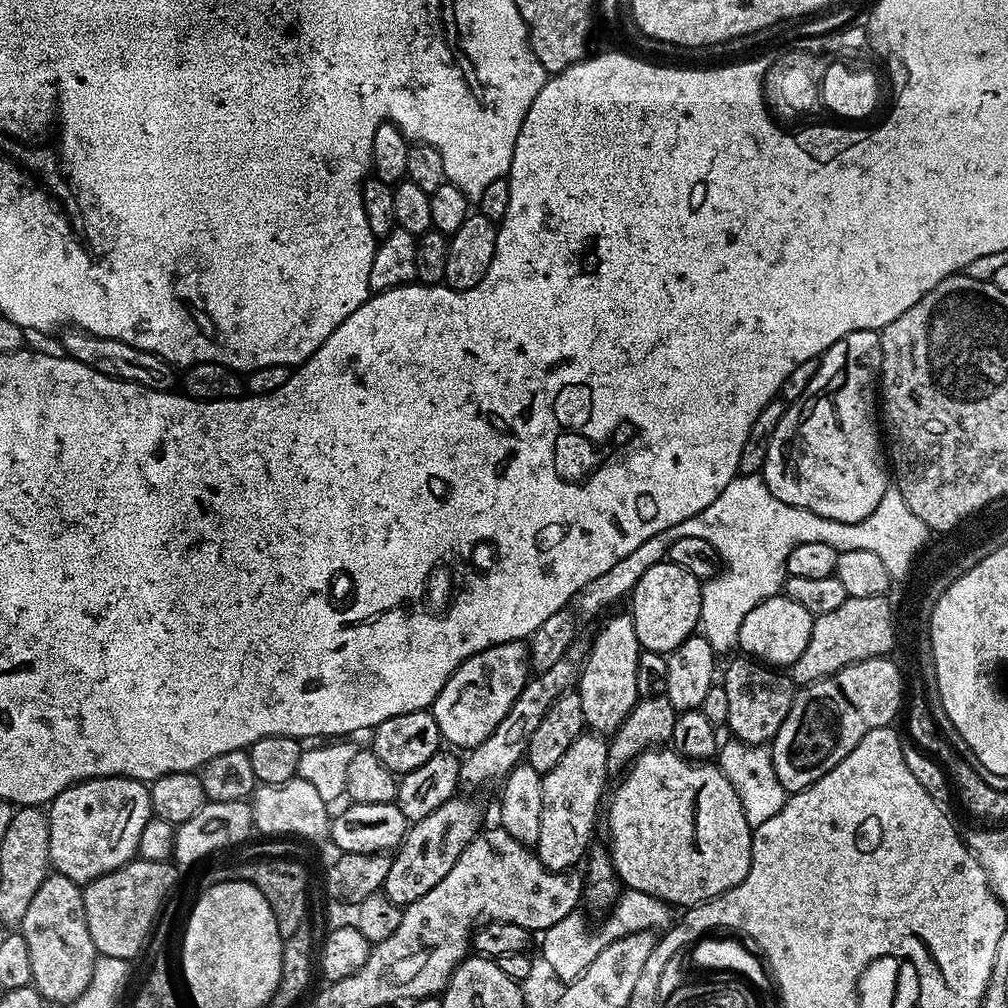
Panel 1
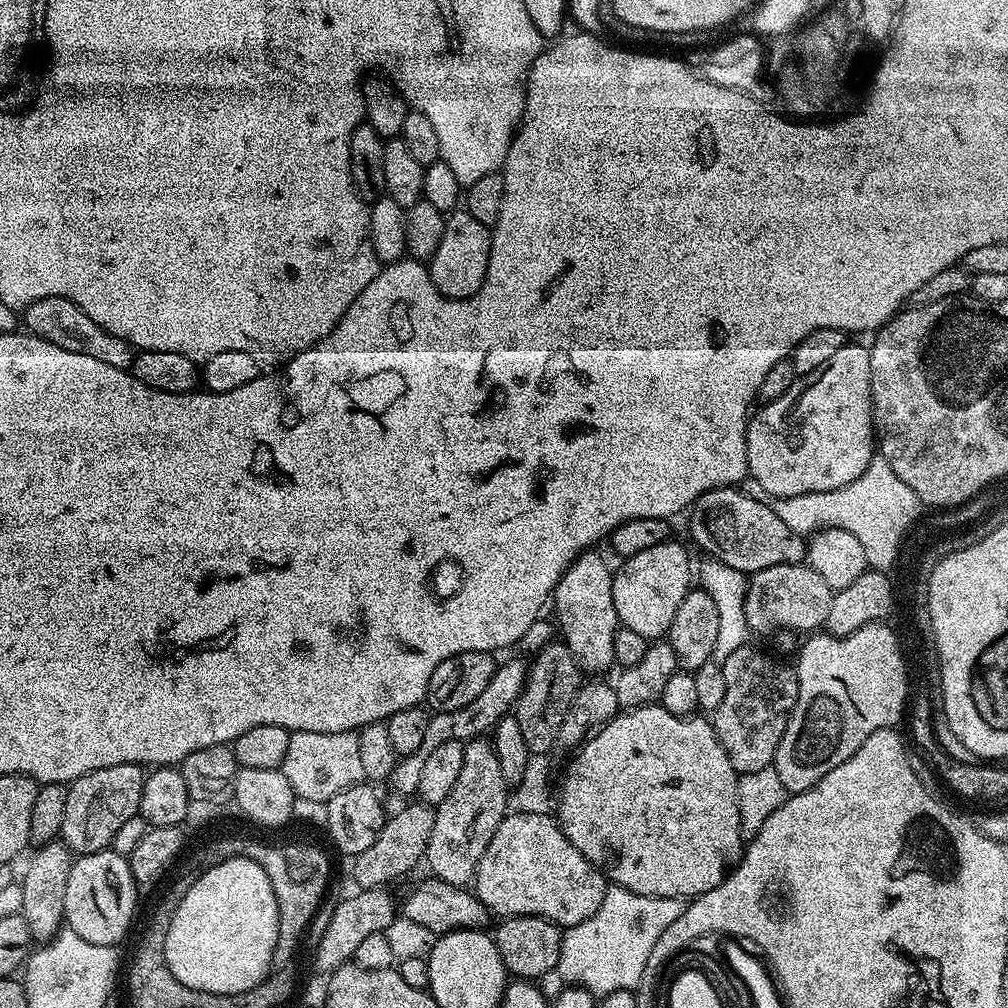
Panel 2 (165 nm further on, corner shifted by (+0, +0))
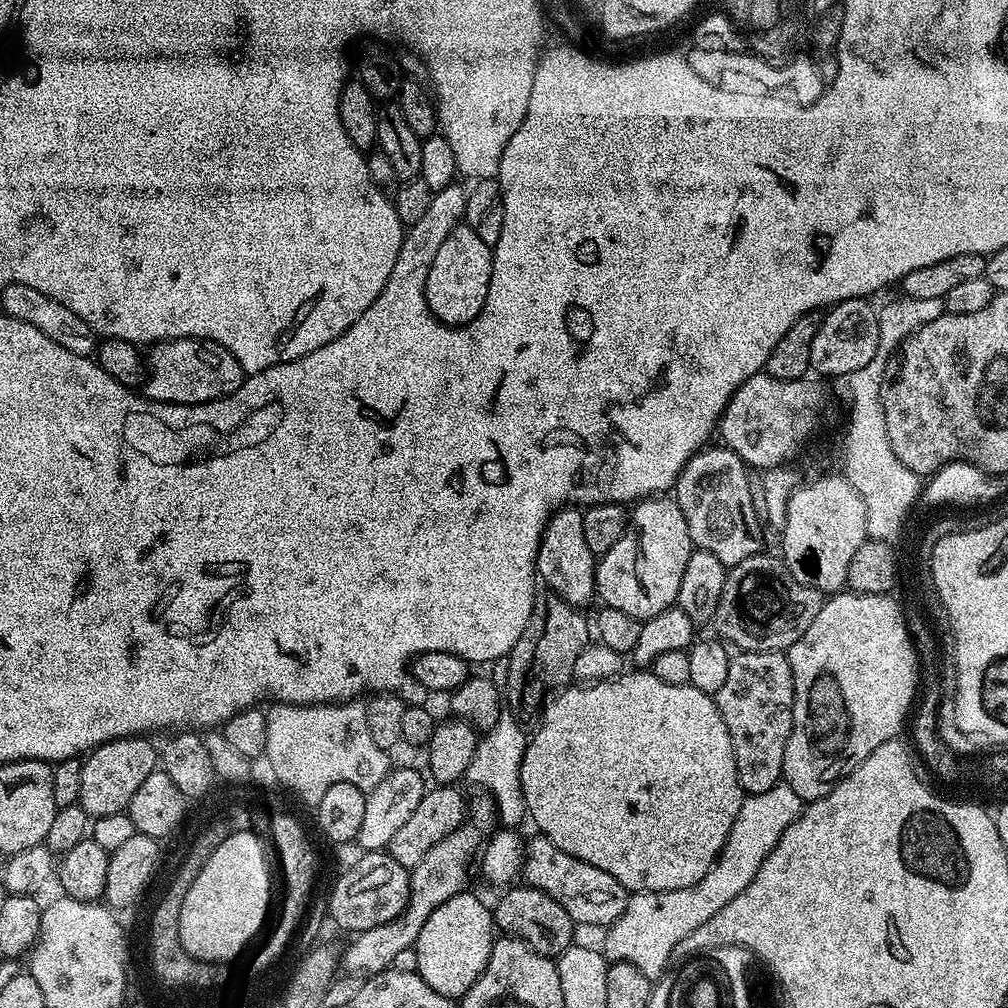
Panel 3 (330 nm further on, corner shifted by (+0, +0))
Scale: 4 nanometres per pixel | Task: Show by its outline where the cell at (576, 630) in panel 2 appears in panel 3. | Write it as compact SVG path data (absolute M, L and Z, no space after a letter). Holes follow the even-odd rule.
M565 506L552 513L548 520L548 526L544 529L544 537L540 540L540 549L536 555L536 571L539 579L544 580L552 587L551 591L567 604L585 606L596 596L596 562L597 557L593 556L590 546L586 546L586 537L582 534L583 511L576 506Z

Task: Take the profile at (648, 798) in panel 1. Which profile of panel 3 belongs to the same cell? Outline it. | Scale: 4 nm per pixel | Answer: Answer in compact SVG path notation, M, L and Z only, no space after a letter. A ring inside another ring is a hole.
M628 670L610 680L565 686L553 696L556 697L545 708L543 705L542 715L534 728L536 733L531 733L520 771L528 816L540 827L537 828L539 835L554 842L558 850L566 850L566 854L582 862L590 862L590 866L598 866L598 870L606 870L606 874L618 878L618 882L622 882L629 893L682 890L694 886L719 858L722 846L730 834L730 826L734 826L734 818L738 818L738 810L746 795L738 782L730 730L726 730L726 722L722 722L722 714L715 699L709 693L695 688L693 684L670 686L670 682L662 682L662 678L658 678L650 670Z

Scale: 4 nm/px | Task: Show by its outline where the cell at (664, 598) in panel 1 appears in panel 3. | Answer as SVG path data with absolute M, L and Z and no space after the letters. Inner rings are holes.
M657 494L639 501L631 509L628 528L622 538L618 538L618 542L614 542L614 546L610 546L610 550L606 550L606 554L597 559L596 596L601 600L599 603L606 608L622 610L642 622L654 618L654 614L662 614L662 610L676 604L678 590L682 586L682 574L686 574L686 562L690 562L692 551L694 545L687 529L686 518L675 499Z

